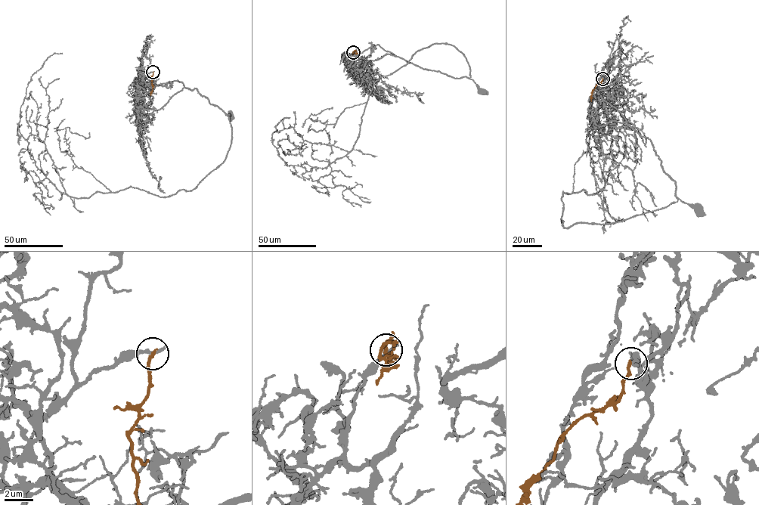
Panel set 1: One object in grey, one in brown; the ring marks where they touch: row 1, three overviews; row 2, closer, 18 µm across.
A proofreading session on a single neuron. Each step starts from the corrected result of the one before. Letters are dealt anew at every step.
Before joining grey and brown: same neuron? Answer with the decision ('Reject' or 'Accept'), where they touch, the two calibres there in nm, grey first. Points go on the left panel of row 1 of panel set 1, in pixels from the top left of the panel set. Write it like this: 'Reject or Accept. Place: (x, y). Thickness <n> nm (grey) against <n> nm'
Reject. Place: (153, 72). Thickness 240 nm (grey) against 220 nm

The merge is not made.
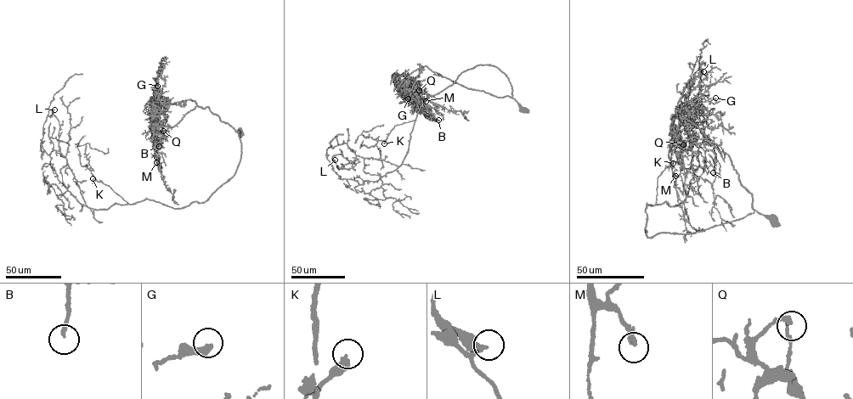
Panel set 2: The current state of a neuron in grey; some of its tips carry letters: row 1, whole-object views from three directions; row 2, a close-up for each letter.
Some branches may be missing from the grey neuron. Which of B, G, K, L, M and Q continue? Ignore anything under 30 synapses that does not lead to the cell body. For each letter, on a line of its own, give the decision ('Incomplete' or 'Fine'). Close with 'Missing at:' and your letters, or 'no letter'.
B: Incomplete
G: Incomplete
K: Fine
L: Fine
M: Incomplete
Q: Fine
Missing at: B, G, M

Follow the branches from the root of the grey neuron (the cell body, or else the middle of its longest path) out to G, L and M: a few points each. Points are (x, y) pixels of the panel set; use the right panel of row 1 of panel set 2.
G: (775, 222), (753, 207), (751, 193), (742, 184), (730, 156), (680, 112), (684, 106), (715, 98)
L: (775, 222), (754, 210), (699, 232), (646, 235), (647, 204), (685, 201), (679, 129), (694, 74), (703, 71)
M: (775, 222), (753, 207), (730, 156), (704, 138), (670, 144), (675, 176)

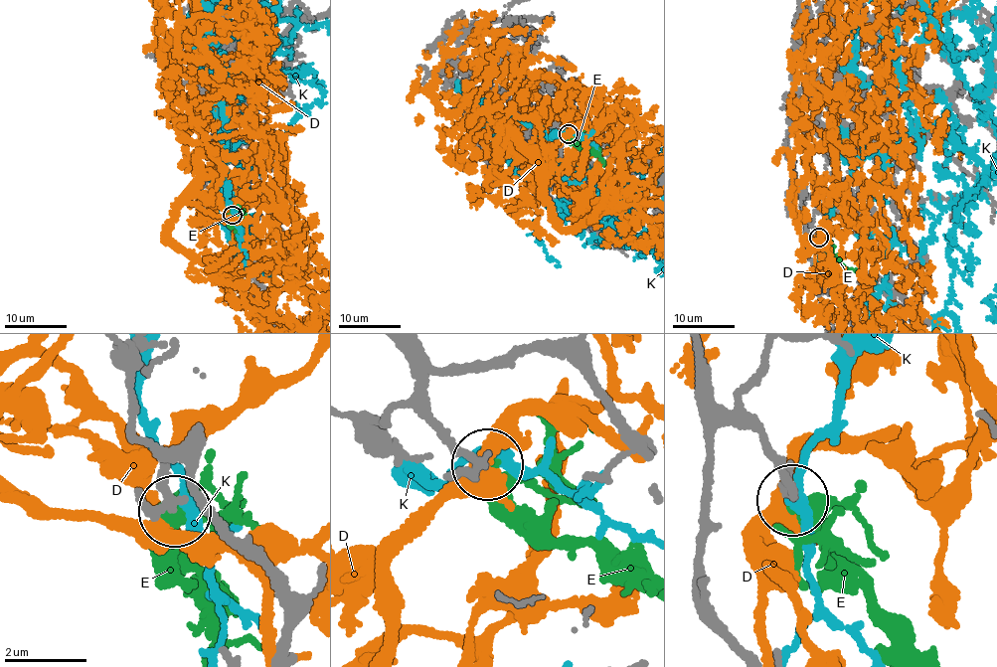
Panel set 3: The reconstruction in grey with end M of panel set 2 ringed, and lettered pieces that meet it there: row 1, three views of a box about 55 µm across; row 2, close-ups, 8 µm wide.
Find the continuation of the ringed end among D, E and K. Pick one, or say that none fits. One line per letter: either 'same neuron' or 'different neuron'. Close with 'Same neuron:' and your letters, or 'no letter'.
D: different neuron
E: same neuron
K: different neuron
Same neuron: E

